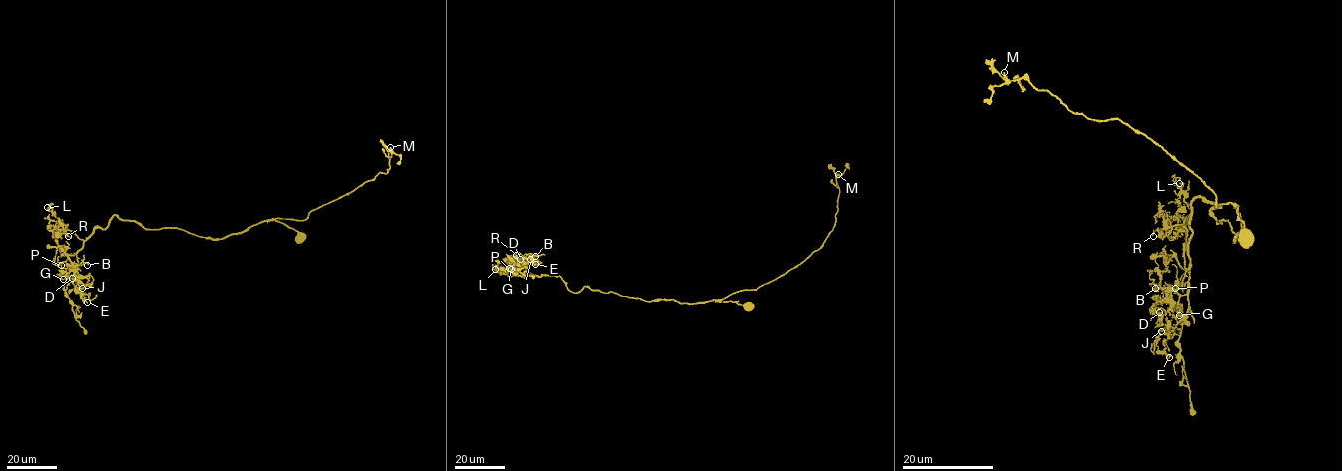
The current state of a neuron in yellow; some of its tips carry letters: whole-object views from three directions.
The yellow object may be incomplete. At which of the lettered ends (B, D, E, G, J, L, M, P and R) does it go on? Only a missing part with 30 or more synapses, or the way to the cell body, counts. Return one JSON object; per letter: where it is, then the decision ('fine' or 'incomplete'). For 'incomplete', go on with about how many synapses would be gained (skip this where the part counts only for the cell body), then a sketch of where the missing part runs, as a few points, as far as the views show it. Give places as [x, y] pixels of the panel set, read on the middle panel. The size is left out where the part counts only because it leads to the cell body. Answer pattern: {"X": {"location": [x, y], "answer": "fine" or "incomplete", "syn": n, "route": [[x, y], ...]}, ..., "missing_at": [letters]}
{"B": {"location": [535, 256], "answer": "fine"}, "D": {"location": [520, 259], "answer": "fine"}, "E": {"location": [535, 264], "answer": "fine"}, "G": {"location": [511, 269], "answer": "fine"}, "J": {"location": [530, 259], "answer": "fine"}, "L": {"location": [495, 269], "answer": "fine"}, "M": {"location": [838, 174], "answer": "fine"}, "P": {"location": [509, 268], "answer": "incomplete", "syn": 35}, "R": {"location": [516, 255], "answer": "fine"}, "missing_at": ["P"]}

